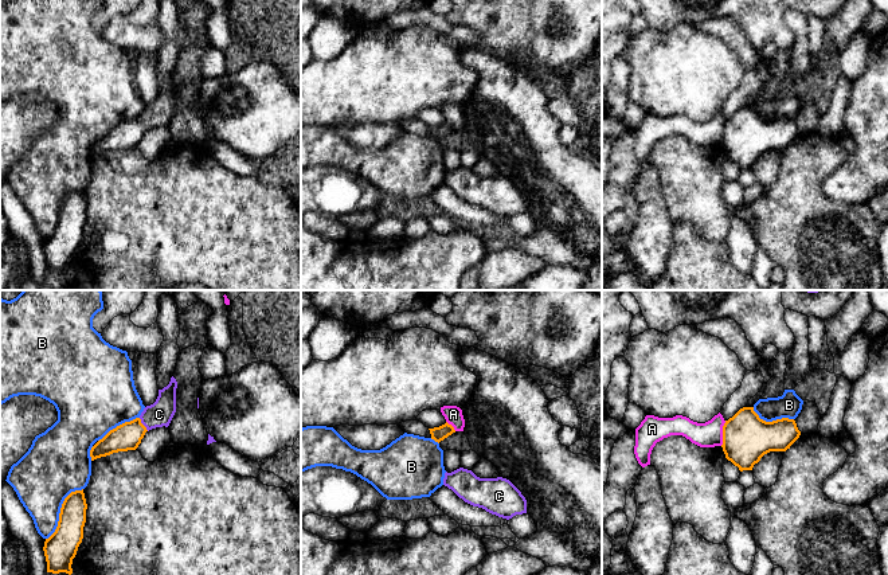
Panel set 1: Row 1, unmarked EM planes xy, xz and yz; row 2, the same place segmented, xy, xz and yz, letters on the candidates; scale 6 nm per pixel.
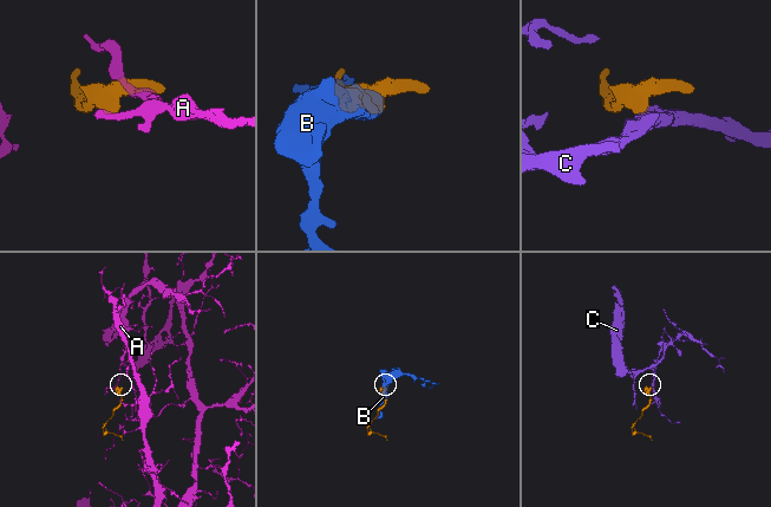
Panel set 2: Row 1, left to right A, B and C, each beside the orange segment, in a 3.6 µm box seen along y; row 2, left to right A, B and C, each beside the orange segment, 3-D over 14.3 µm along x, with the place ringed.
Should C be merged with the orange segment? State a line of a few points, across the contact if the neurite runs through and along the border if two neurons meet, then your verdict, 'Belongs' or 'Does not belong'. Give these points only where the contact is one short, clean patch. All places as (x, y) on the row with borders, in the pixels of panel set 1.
Line: xy (128, 435), (143, 425), (159, 414). Belongs

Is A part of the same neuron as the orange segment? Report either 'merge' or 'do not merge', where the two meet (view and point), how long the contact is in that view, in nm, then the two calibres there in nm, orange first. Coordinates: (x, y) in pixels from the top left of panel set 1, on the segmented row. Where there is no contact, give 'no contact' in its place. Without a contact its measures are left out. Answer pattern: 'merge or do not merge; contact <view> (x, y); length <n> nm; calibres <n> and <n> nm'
do not merge; contact yz (723, 433); length 160 nm; calibres 280 and 160 nm

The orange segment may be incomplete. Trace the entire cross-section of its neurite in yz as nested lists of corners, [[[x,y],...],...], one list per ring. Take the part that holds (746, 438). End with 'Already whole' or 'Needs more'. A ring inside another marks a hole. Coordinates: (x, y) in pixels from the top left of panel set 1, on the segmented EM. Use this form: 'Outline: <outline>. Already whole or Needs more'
Outline: [[[754,407],[740,408],[723,426],[723,451],[725,458],[743,470],[770,451],[786,451],[799,438],[801,431],[794,419],[782,418],[766,422]]]. Already whole

